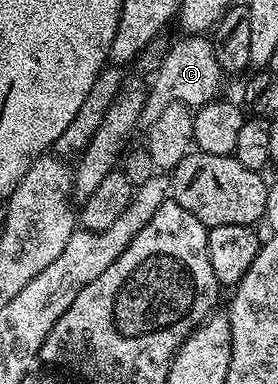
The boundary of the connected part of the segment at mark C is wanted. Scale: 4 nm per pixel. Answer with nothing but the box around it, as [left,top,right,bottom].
[144,35,222,123]

